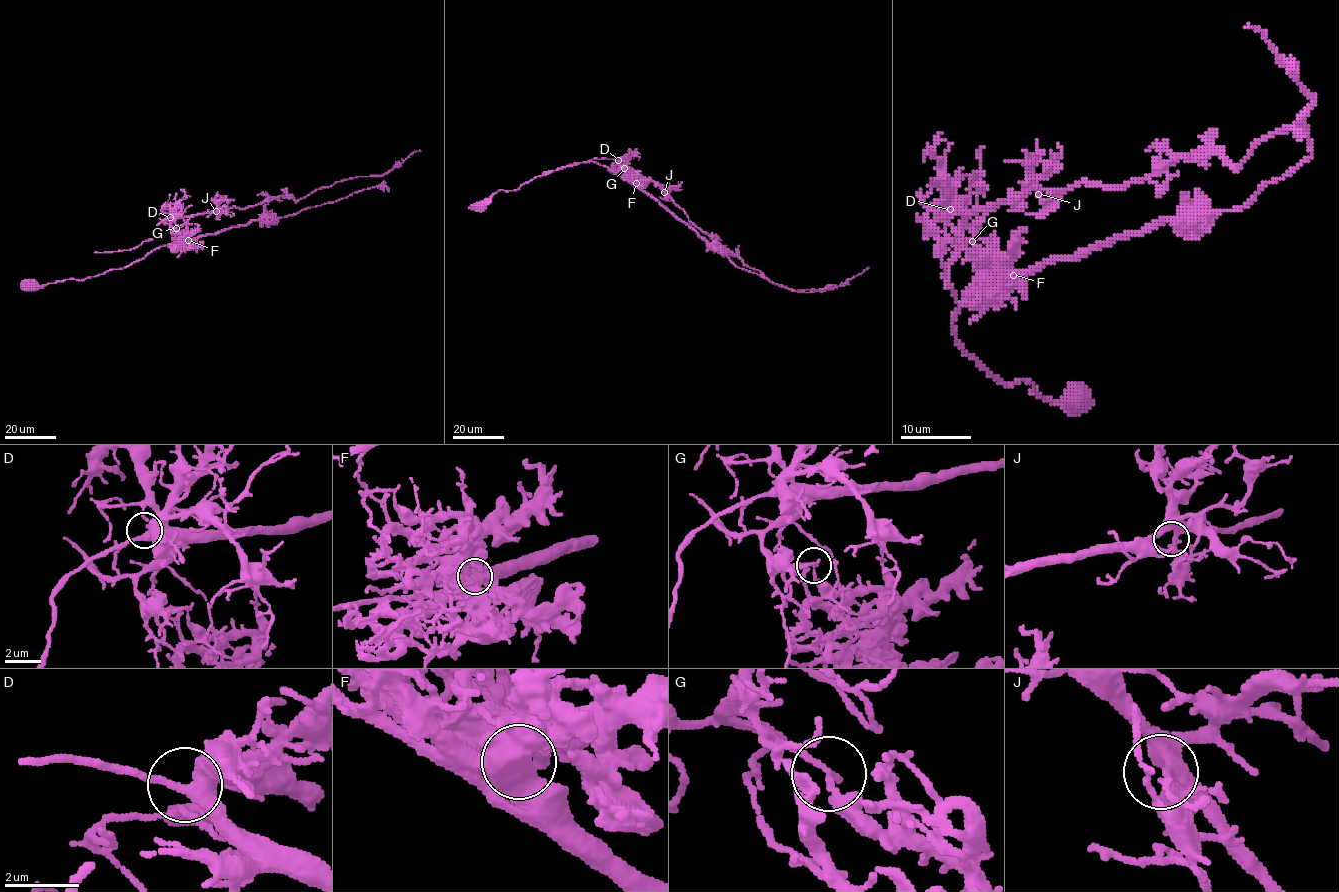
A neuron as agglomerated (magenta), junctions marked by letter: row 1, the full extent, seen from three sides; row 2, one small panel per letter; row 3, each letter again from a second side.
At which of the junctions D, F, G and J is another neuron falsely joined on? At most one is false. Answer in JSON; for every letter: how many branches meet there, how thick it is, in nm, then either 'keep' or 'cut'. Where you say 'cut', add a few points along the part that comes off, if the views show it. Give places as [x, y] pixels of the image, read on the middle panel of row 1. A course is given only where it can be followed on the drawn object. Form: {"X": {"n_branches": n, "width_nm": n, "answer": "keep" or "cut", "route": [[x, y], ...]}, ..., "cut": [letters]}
{"D": {"n_branches": 3, "width_nm": 400, "answer": "keep"}, "F": {"n_branches": 1, "width_nm": 900, "answer": "keep"}, "G": {"n_branches": 2, "width_nm": 140, "answer": "cut", "route": [[624, 169], [617, 164], [654, 181], [691, 222], [744, 264], [782, 287], [823, 291], [842, 285], [868, 266]]}, "J": {"n_branches": 3, "width_nm": 280, "answer": "keep"}, "cut": ["G"]}

